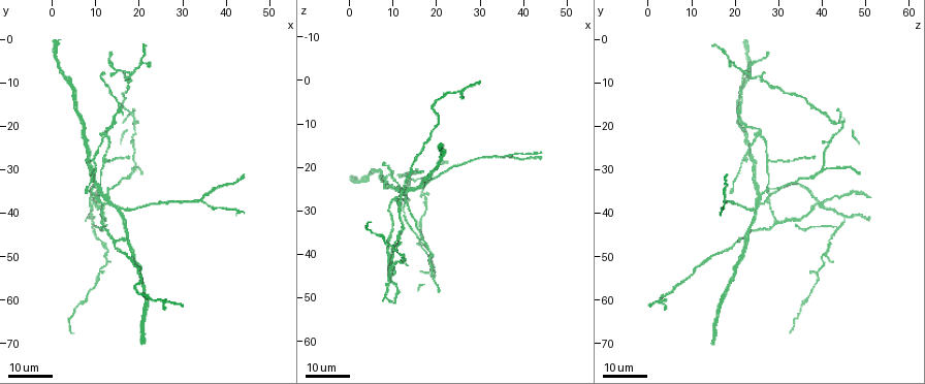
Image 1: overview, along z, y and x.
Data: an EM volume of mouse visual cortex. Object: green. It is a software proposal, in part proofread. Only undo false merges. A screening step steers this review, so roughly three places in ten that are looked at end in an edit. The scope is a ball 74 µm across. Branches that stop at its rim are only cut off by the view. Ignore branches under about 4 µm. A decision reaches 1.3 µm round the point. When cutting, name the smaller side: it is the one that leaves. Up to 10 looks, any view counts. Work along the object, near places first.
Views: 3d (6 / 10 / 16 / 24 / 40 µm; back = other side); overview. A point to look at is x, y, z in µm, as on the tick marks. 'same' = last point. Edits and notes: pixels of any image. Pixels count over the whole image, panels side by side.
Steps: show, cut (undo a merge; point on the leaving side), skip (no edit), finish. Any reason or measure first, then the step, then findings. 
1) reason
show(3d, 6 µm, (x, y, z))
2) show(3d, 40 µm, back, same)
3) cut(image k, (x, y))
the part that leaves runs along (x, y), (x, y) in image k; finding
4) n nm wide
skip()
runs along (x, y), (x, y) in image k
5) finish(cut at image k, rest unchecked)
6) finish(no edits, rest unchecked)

four-way junction
show(3d, 24 µm, (9.0, 38.5, 40.0))

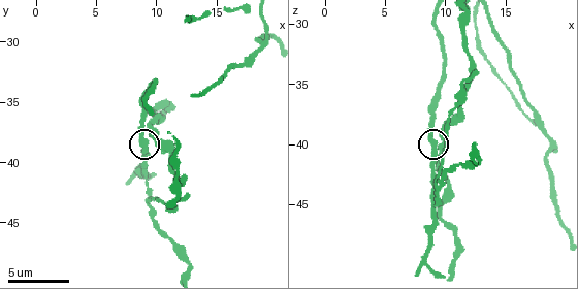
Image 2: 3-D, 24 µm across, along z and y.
zoom in
show(3d, 6 µm, (9.0, 38.4, 40.0))

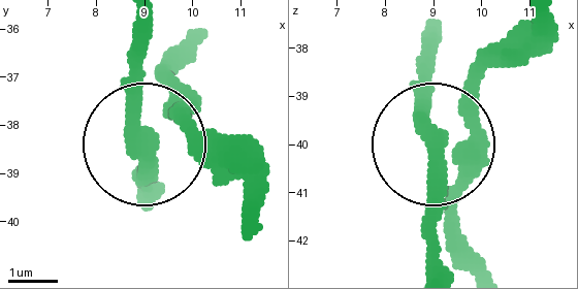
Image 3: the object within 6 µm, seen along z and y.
4 arms
skip()
runs along (438, 20), (425, 123), (458, 171), (454, 204) in image 3; all the same neuron

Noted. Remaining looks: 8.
three-way junction
show(3d, 24 µm, (10.5, 36.5, 27.5))

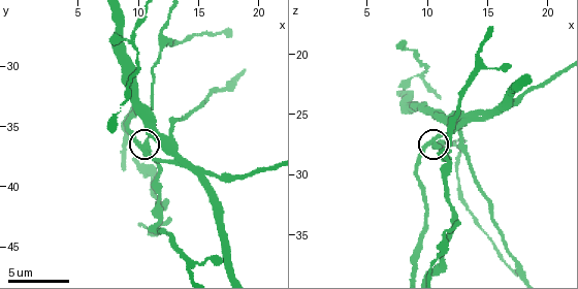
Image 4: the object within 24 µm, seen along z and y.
show(3d, 10 µm, same)

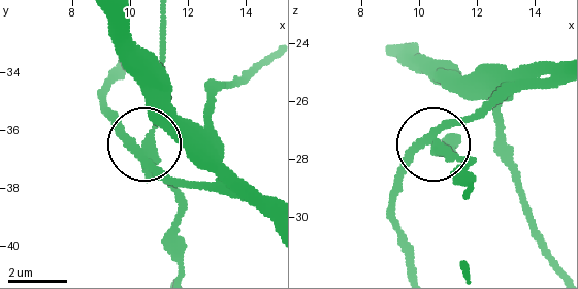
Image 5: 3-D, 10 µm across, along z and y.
3 arms
skip()
continuous, no second neuron

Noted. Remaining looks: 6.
three-way junction
show(3d, 10 µm, (9.6, 27.4, 21.8))

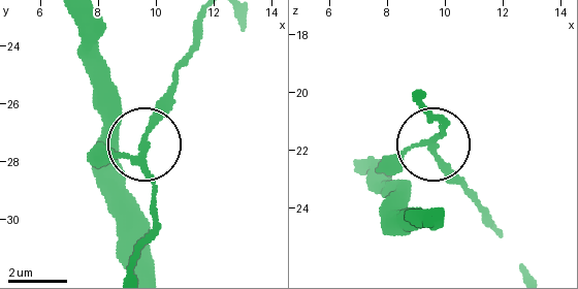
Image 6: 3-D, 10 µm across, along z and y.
show(3d, 6 µm, (9.6, 27.6, 21.9))

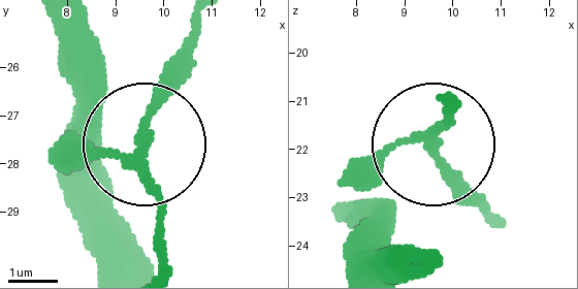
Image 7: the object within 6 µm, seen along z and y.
160 nm wide
skip()
runs along (197, 17), (185, 78), (145, 140), (156, 263) in image 7; one neuron here

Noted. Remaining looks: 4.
three arms meet
show(3d, 24 µm, (12.0, 22.0, 25.0))

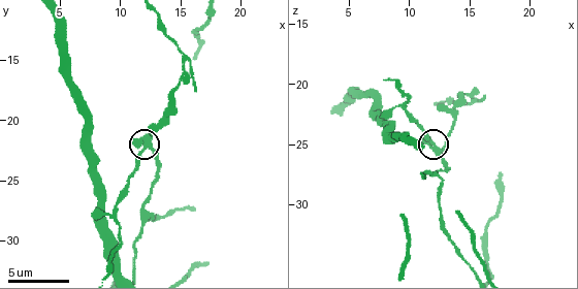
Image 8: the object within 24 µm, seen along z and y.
show(3d, 10 µm, (12.0, 21.6, 25.2))

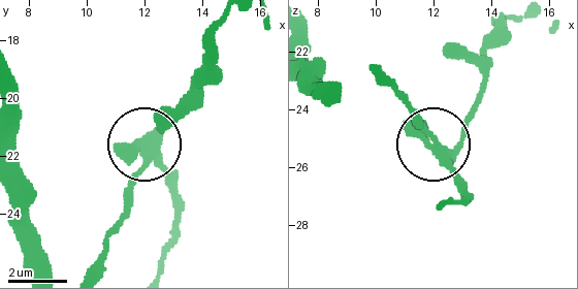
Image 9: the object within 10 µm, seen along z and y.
350 nm wide
skip()
continuous, no second neuron

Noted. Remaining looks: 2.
show(3d, 16 µm, (9.0, 40.8, 45.2))

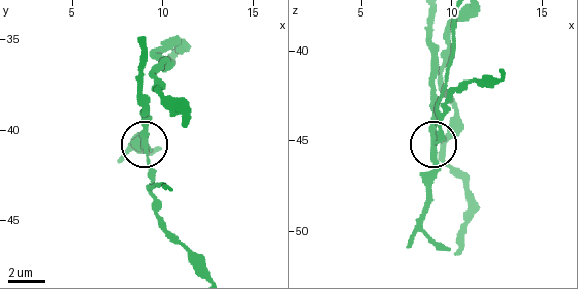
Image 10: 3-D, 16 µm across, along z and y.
230 nm wide
skip()
runs along (431, 19), (430, 134), (435, 171), (430, 206) in image 10; all the same neuron

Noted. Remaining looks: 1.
finish(no edits, rest unchecked)

